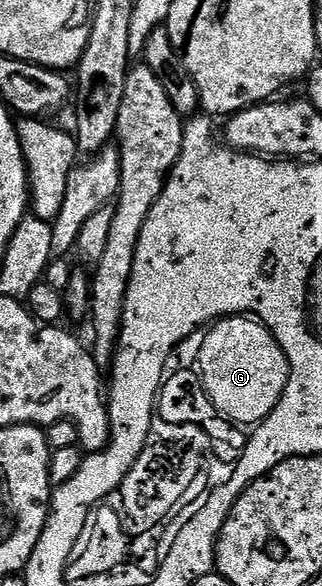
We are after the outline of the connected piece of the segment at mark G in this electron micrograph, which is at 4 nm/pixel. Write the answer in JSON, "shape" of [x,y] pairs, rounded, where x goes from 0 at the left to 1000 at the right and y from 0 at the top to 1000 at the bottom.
{"shape":[[[683,544],[649,558],[649,565],[646,580],[634,584],[634,606],[627,606],[634,648],[677,695],[686,695],[699,706],[720,708],[742,718],[817,712],[866,677],[879,654],[898,648],[898,618],[863,578],[839,577],[839,568],[807,561],[795,553],[745,548]]]}

